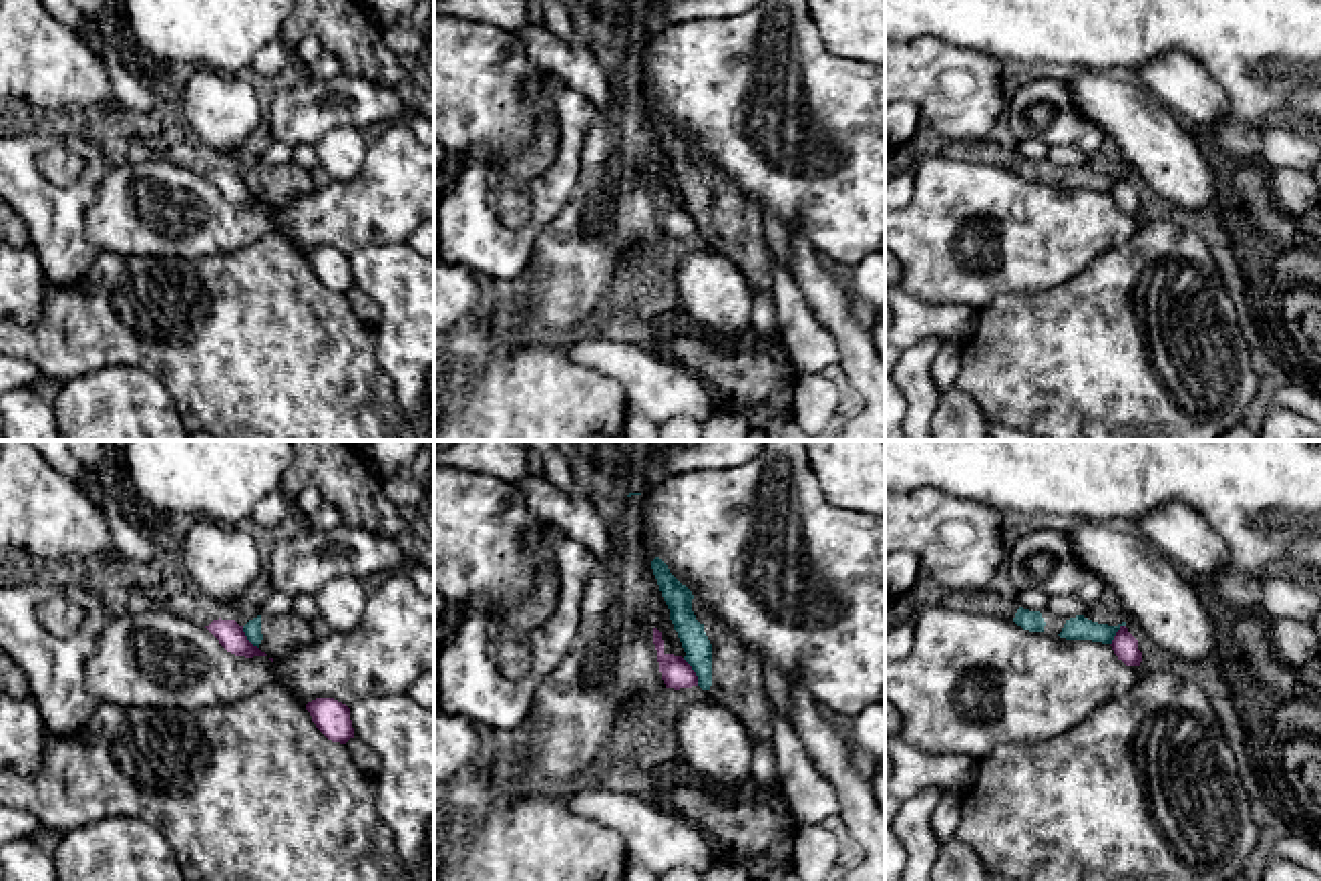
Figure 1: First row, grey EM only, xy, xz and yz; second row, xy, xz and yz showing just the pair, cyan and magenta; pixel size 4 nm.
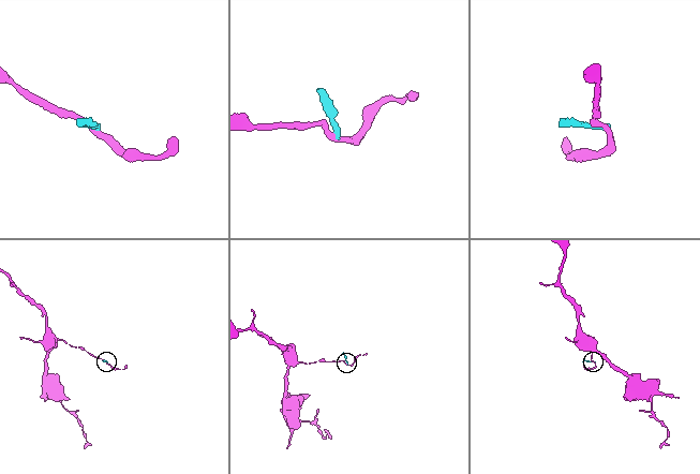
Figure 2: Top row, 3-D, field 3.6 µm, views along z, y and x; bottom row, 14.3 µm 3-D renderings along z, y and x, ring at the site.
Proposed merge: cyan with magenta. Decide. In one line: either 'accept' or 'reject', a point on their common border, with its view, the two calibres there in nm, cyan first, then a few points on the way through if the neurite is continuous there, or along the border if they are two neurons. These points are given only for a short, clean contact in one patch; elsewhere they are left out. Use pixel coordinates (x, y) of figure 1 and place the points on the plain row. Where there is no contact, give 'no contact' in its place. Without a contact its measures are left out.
reject | xz (694, 220) | 110/120 nm | along xz (682, 208), (698, 234)

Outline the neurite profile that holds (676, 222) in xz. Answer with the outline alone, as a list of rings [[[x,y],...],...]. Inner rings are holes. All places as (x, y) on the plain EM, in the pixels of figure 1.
[[[653,177],[653,193],[657,199],[659,221],[666,237],[680,239],[698,235],[698,225],[692,215],[682,205],[664,201],[664,189],[657,177]]]

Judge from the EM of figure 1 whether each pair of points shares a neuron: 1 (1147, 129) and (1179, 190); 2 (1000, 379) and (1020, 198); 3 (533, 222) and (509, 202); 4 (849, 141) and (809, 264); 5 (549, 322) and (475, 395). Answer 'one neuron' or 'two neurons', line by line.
1: one neuron
2: two neurons
3: two neurons
4: two neurons
5: two neurons

